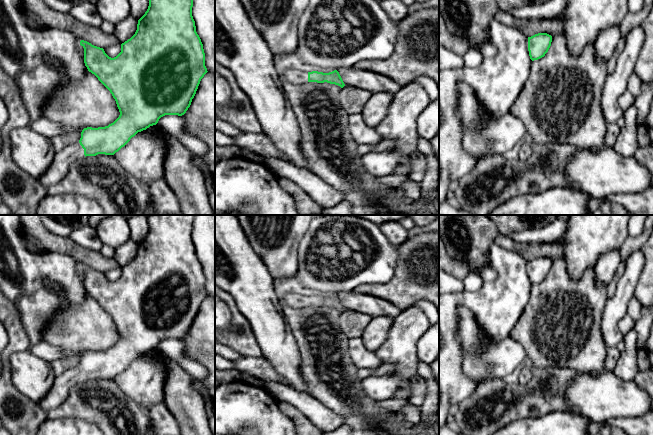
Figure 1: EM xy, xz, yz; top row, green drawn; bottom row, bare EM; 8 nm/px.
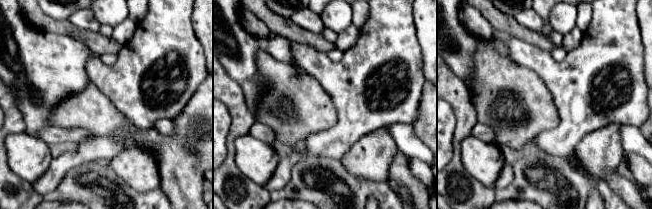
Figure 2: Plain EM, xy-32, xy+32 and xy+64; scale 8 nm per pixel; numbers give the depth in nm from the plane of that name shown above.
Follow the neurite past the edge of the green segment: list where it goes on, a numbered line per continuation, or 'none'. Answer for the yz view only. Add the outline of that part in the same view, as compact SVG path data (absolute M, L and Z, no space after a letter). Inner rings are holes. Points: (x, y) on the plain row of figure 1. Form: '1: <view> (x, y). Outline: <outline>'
none

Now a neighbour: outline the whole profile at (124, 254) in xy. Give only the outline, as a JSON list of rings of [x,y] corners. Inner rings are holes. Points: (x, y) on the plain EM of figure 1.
[[[129,239],[123,245],[115,249],[114,259],[122,268],[130,263],[137,254],[138,244]]]

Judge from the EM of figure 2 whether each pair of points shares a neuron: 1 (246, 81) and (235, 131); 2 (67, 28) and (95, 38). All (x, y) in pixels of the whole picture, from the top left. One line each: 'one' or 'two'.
1: two
2: one

